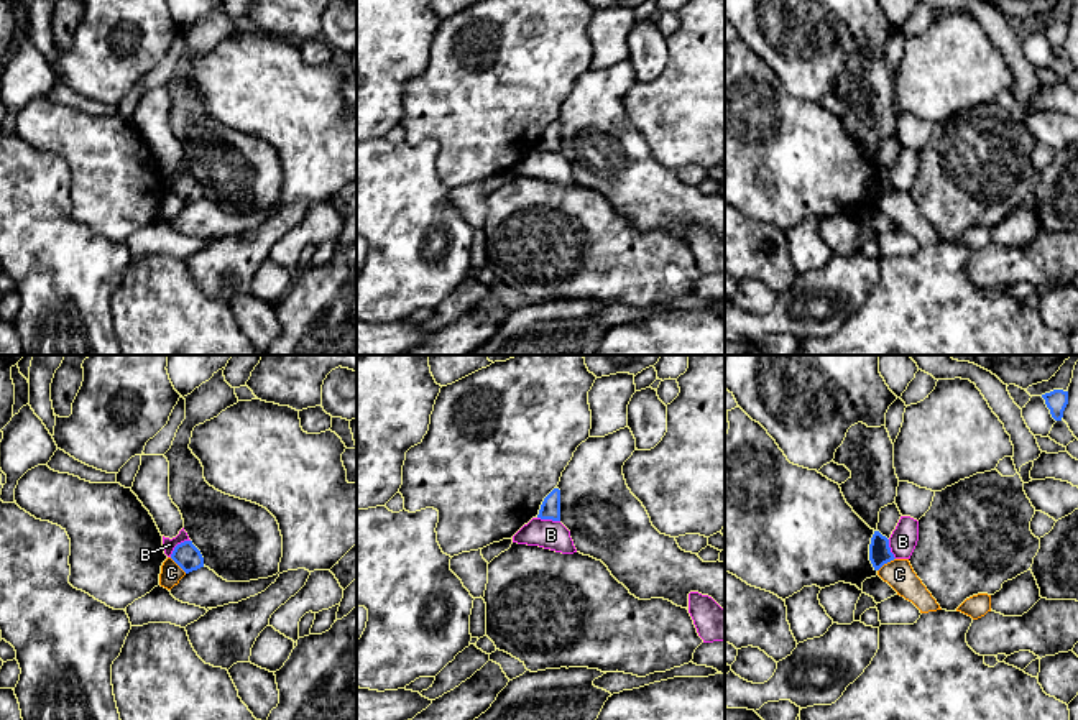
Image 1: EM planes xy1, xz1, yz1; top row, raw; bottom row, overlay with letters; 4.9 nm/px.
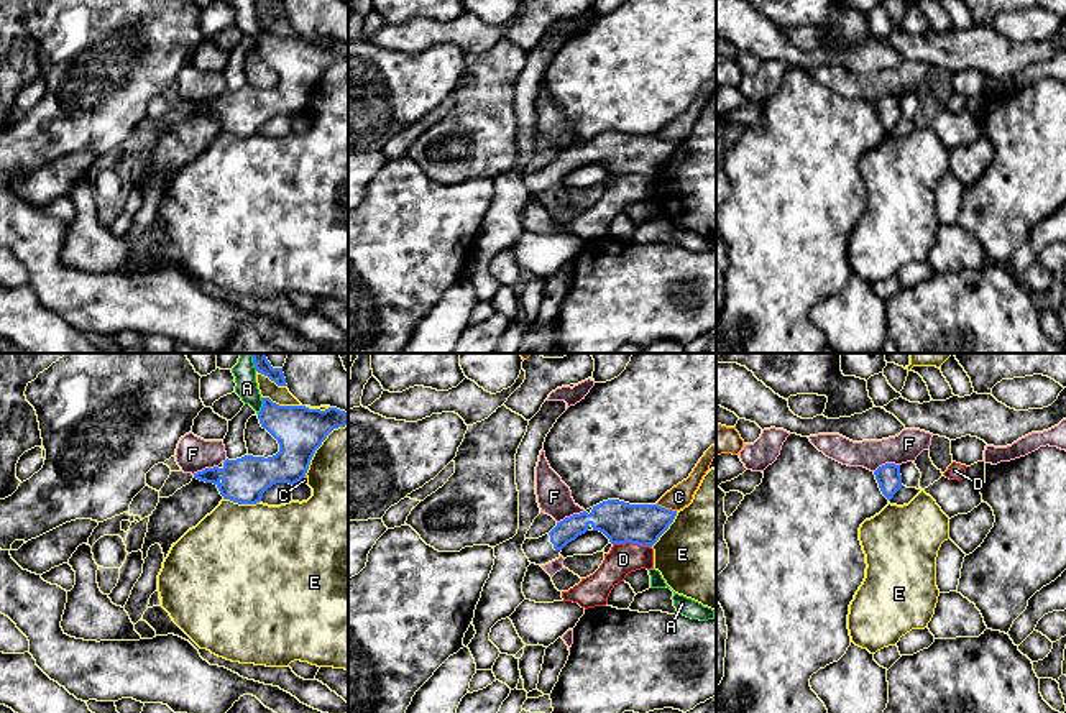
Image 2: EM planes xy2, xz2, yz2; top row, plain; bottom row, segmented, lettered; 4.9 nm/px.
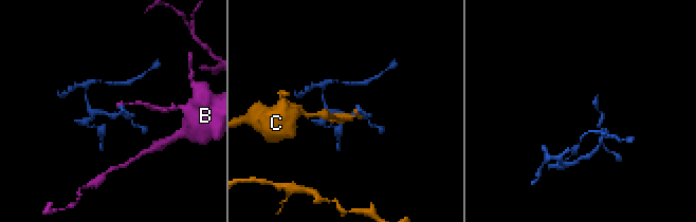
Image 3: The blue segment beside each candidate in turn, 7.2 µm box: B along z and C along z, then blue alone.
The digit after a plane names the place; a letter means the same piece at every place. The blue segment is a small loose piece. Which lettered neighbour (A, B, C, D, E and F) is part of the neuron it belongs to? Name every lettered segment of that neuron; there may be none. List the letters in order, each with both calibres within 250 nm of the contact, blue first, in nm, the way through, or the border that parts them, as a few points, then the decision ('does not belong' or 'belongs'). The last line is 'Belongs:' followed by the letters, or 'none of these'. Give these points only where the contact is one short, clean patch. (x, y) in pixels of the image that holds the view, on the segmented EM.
A: 240 nm thick on the blue side, 110 nm on the other; does not belong
B: 120 nm thick on the blue side, 60 nm on the other; border along xy1 (189, 540), (178, 544), (170, 556); does not belong
C: 200 nm thick on the blue side, 110 nm on the other; does not belong
D: 200 nm thick on the blue side, 150 nm on the other; border along xz2 (613, 542), (636, 542), (651, 547); does not belong
E: 240 nm thick on the blue side, 90 nm on the other; does not belong
F: 200 nm thick on the blue side, 170 nm on the other; border along xz2 (583, 510), (557, 523); does not belong
Belongs: none of these

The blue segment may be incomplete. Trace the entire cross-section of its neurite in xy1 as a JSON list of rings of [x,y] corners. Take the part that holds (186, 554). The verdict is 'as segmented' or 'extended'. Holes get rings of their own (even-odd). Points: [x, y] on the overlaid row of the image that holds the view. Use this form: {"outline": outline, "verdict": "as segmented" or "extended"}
{"outline": [[[192,541],[177,544],[171,554],[171,559],[186,572],[204,567],[204,557]]], "verdict": "as segmented"}

